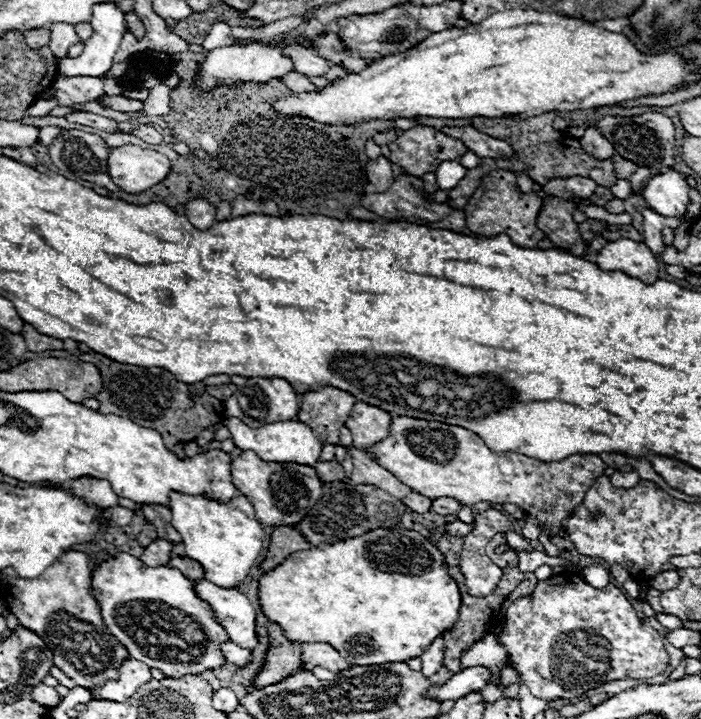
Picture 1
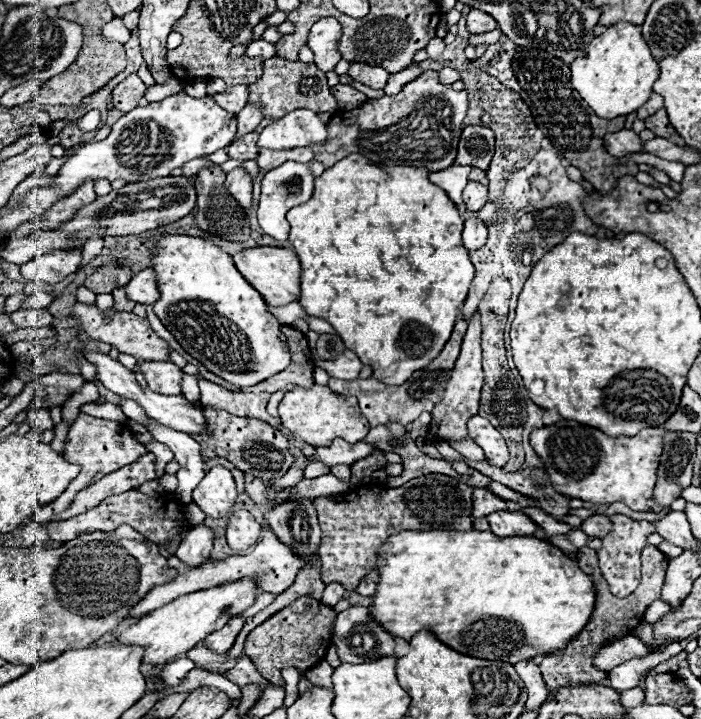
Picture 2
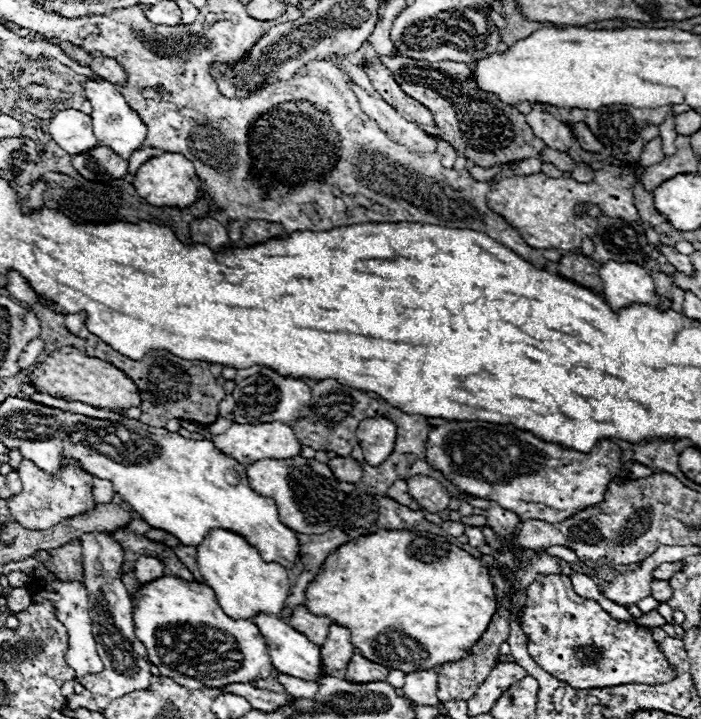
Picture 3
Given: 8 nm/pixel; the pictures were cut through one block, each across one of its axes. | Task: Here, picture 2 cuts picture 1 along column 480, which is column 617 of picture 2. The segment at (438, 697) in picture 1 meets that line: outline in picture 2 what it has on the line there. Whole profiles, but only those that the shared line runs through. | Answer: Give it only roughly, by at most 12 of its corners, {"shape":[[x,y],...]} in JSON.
{"shape":[[678,642],[658,648],[640,660],[626,660],[610,672],[614,690],[636,688],[642,674],[674,658]]}

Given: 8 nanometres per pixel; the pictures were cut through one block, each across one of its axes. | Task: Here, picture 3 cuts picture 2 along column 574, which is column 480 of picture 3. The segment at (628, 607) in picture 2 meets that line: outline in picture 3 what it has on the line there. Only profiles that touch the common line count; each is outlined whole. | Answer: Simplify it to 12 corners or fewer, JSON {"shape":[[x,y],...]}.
{"shape":[[488,566],[496,612],[470,656],[434,668],[438,698],[468,700],[510,632],[510,584]]}

